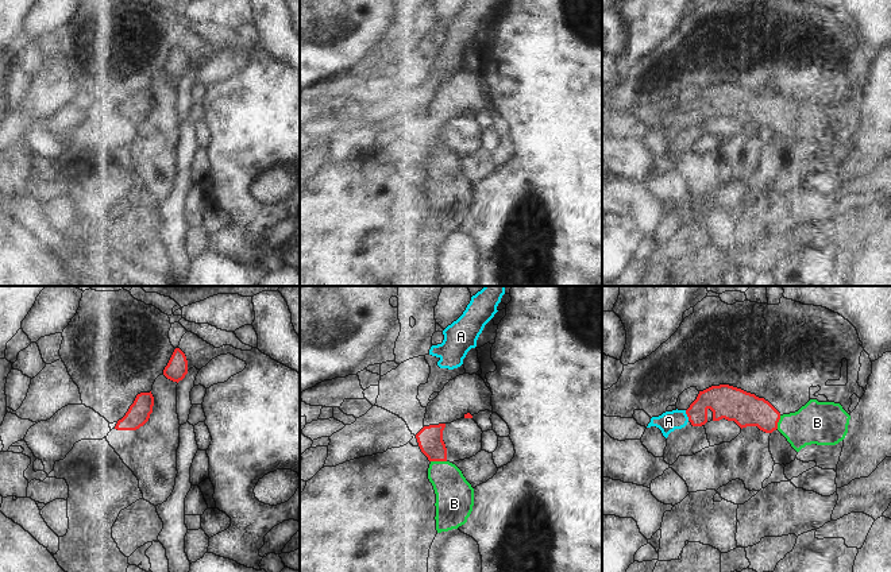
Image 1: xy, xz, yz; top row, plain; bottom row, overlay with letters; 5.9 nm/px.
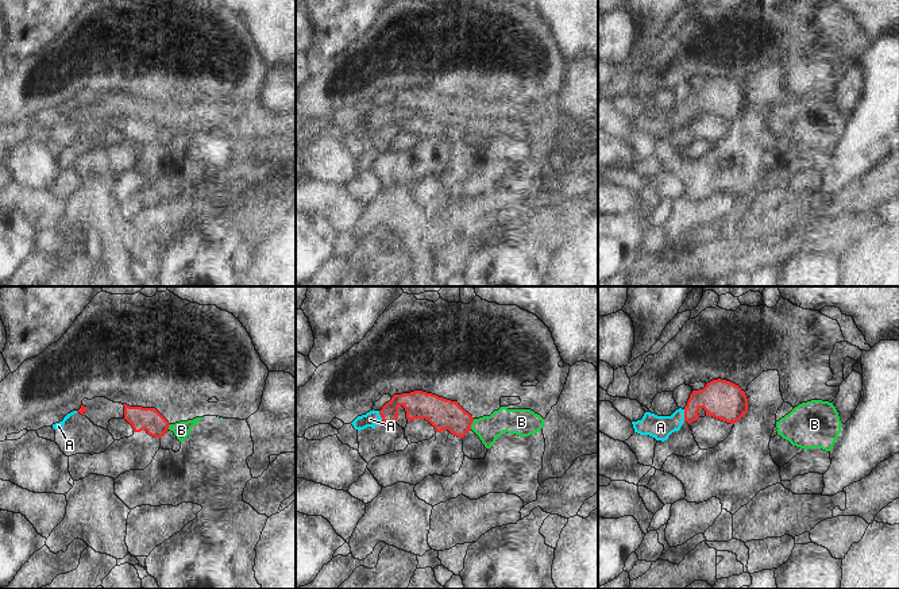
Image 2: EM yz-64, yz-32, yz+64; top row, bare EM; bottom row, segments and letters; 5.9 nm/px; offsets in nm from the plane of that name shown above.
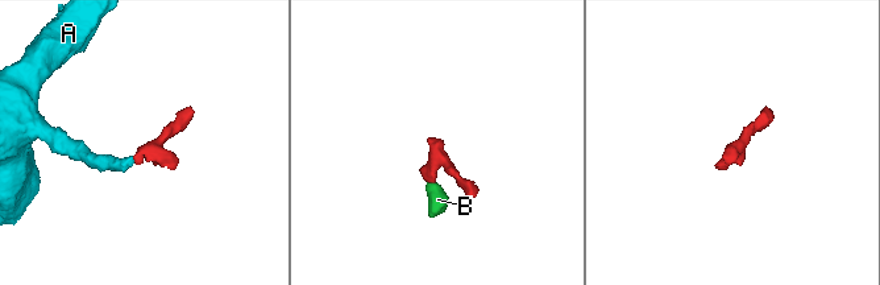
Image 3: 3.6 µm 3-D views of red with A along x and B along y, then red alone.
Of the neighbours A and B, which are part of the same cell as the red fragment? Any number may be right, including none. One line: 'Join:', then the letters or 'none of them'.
Join: A, B

